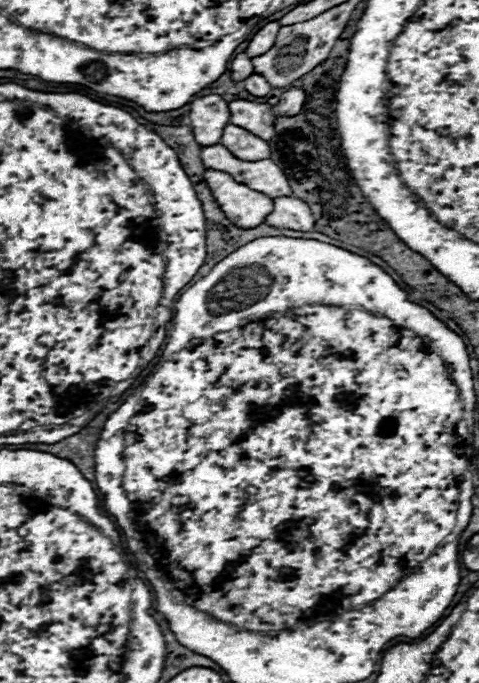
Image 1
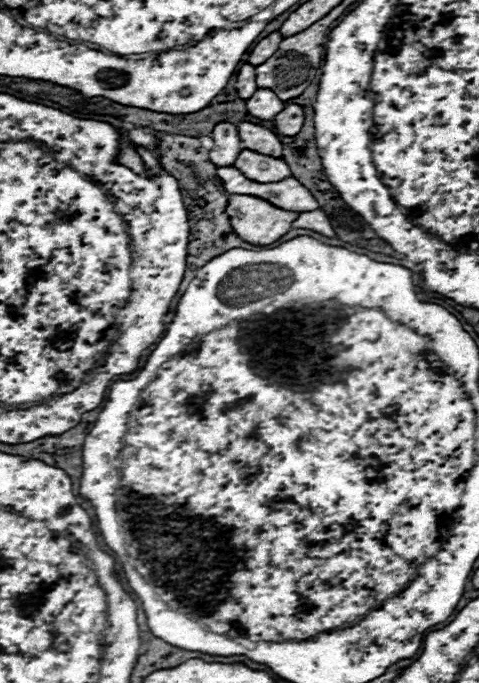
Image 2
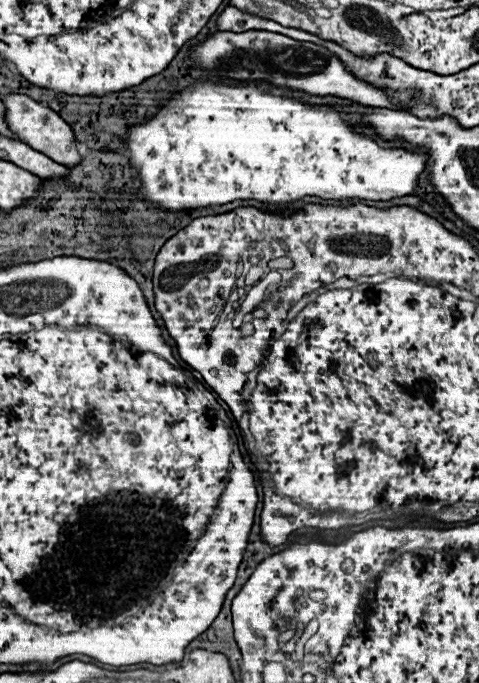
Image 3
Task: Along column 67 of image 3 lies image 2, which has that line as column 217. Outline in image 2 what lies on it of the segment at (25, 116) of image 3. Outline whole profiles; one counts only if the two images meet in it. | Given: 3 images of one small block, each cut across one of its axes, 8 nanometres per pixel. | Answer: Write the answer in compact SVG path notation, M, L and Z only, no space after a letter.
M230 122L216 124L212 132L212 140L214 140L214 148L210 150L210 160L214 160L216 166L234 164L238 152L242 150L242 142L236 132L236 126Z

